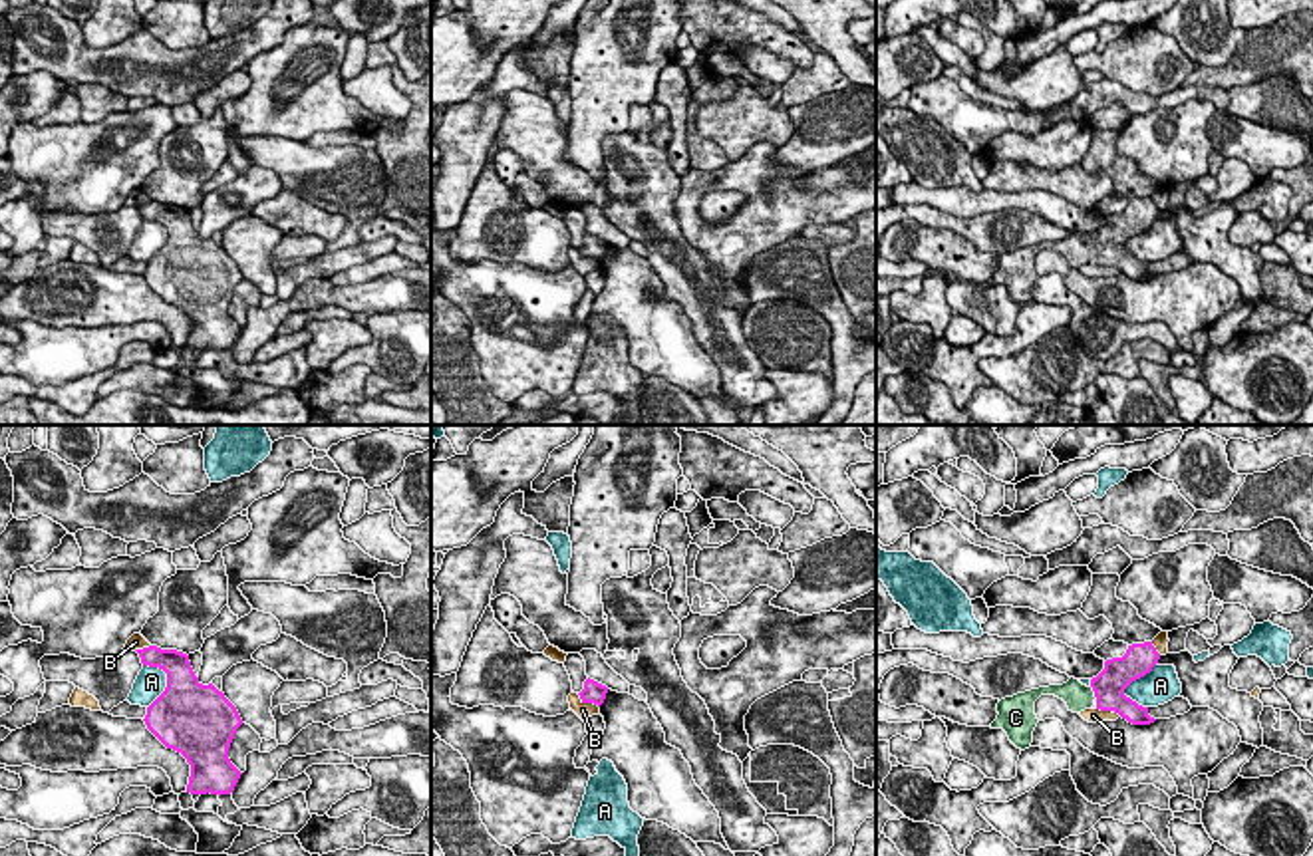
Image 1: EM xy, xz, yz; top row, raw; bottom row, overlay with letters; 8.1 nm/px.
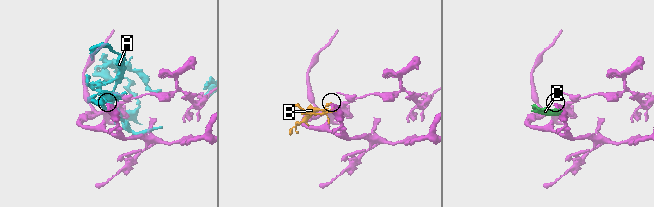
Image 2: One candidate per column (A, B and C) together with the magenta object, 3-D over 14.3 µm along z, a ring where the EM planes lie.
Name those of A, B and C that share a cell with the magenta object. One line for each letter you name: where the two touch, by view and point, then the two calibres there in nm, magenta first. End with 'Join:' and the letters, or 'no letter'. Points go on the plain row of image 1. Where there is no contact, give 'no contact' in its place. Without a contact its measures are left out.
C: contact yz (1093, 245); calibres 260 and 220 nm
Join: C

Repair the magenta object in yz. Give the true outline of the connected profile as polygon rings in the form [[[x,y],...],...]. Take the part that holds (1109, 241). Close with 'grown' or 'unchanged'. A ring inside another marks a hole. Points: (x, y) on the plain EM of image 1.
[[[1152,197],[1128,201],[1122,213],[1104,216],[1104,224],[1091,234],[1091,240],[1083,240],[1071,232],[1063,240],[1049,240],[1005,252],[997,258],[997,274],[989,280],[991,284],[1003,284],[1009,296],[1025,306],[1033,298],[1033,286],[1039,278],[1035,270],[1035,256],[1041,250],[1055,250],[1063,254],[1073,268],[1091,264],[1093,260],[1100,266],[1114,266],[1132,280],[1150,280],[1156,274],[1148,270],[1148,262],[1138,260],[1124,250],[1124,244],[1152,226],[1158,218],[1160,209]]] | grown

